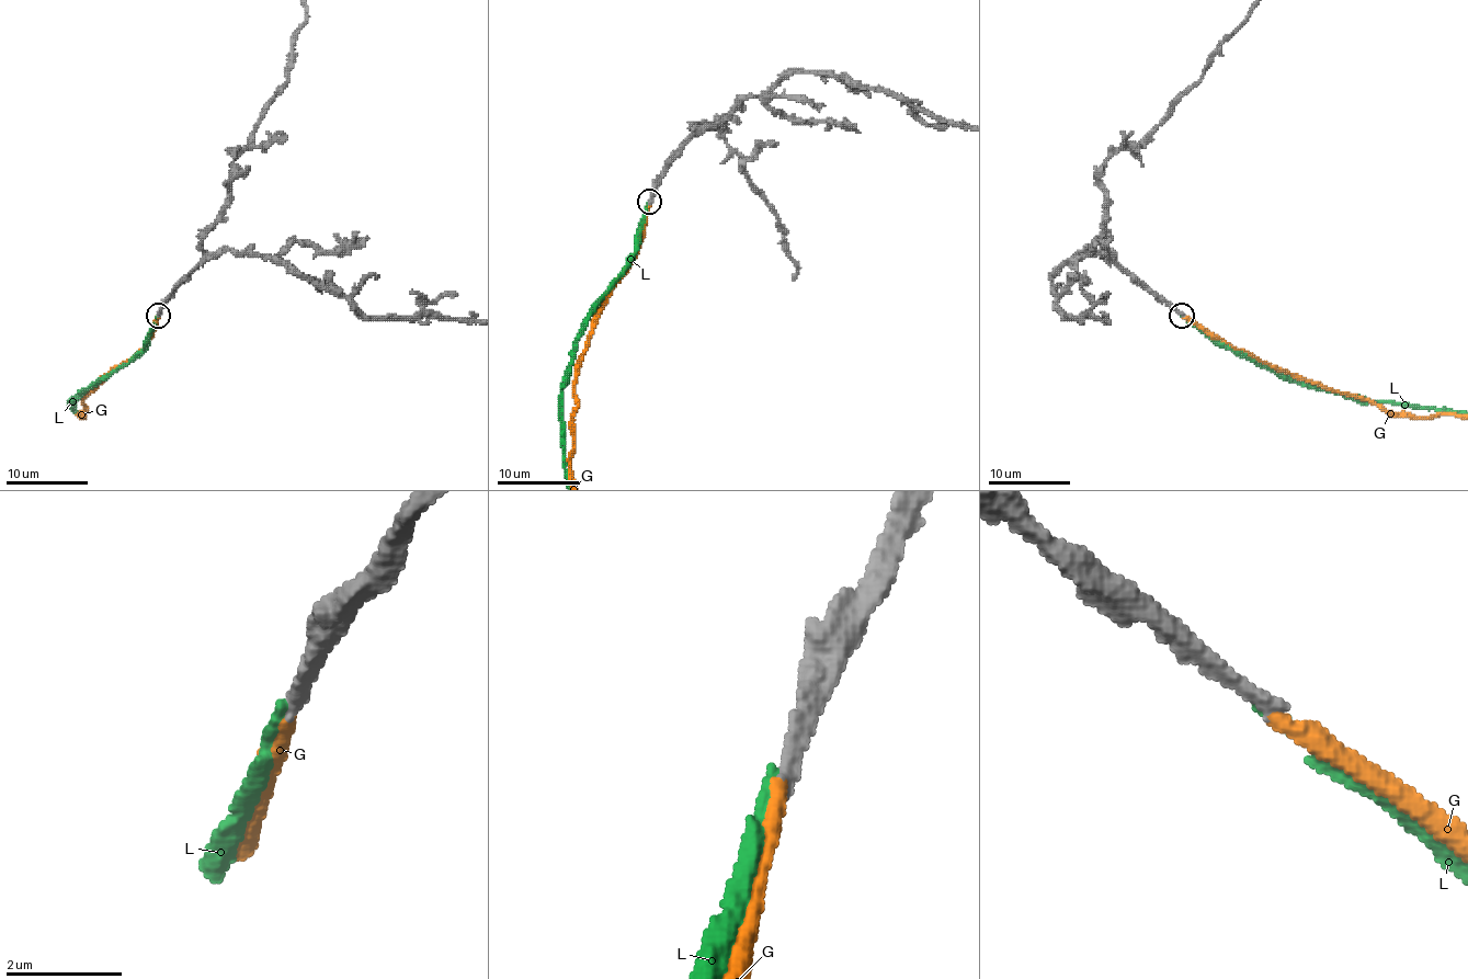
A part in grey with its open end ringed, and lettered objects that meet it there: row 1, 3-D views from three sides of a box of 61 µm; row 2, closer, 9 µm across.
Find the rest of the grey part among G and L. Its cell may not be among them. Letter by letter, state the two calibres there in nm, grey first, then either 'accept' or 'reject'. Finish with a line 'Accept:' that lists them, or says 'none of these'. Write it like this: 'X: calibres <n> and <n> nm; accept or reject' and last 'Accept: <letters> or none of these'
G: calibres 280 and 300 nm; accept
L: calibres 320 and 200 nm; reject
Accept: G

